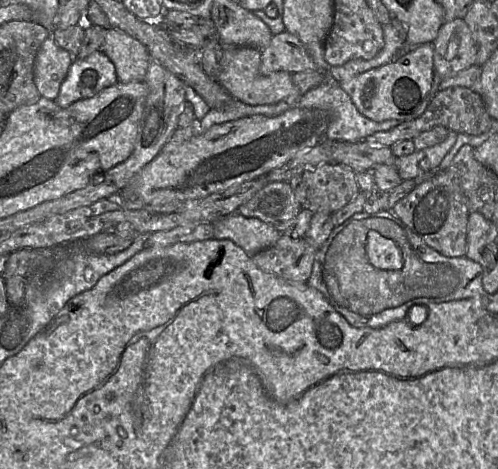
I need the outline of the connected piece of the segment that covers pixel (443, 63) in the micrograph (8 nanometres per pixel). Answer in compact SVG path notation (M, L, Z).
M464 19L444 22L433 44L434 74L440 80L452 78L476 64L477 44Z

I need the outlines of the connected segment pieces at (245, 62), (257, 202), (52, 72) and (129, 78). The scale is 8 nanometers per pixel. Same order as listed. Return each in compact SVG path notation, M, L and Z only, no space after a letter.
M236 46L223 47L220 68L216 77L217 82L234 98L248 105L266 105L285 102L294 106L300 100L302 94L295 87L292 81L292 74L286 71L272 72L268 75L260 73L261 50L256 47Z
M271 181L259 190L237 213L272 225L283 233L301 209L289 182Z
M52 34L43 41L33 68L34 82L42 97L57 98L73 60L73 56L56 43Z
M111 26L105 29L105 41L101 51L114 64L118 81L122 83L144 81L150 55L140 41Z

